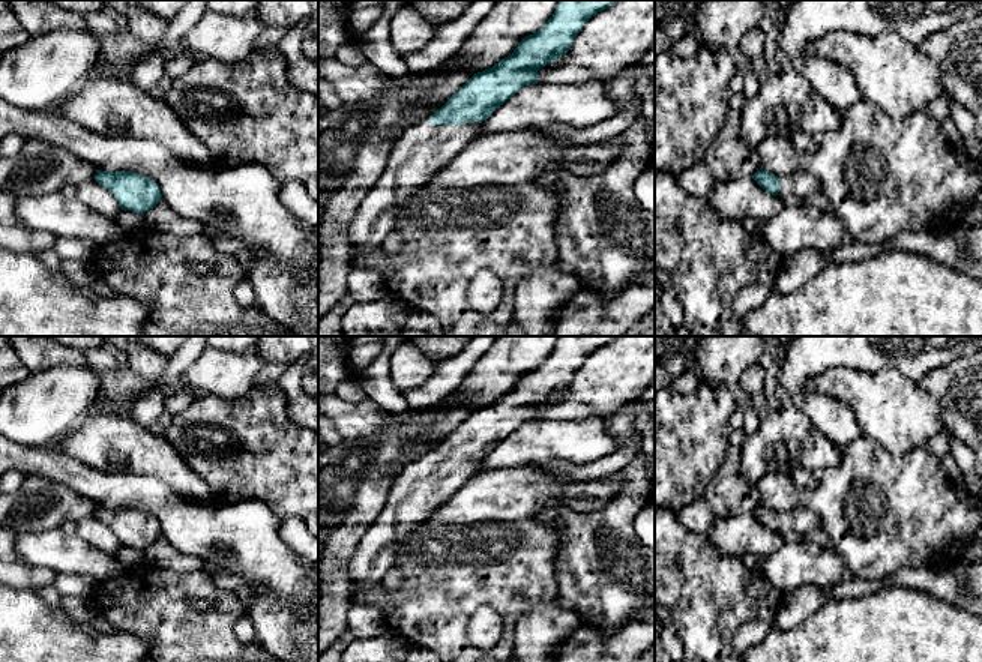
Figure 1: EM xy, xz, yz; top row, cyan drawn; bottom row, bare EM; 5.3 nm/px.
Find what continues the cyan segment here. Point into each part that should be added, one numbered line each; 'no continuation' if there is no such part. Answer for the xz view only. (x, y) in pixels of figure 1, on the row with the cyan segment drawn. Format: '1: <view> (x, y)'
1: xz (422, 149)

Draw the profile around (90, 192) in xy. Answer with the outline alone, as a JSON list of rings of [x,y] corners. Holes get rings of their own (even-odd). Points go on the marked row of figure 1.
[[[95,179],[77,185],[77,198],[87,207],[107,218],[117,218],[122,207],[116,197]]]

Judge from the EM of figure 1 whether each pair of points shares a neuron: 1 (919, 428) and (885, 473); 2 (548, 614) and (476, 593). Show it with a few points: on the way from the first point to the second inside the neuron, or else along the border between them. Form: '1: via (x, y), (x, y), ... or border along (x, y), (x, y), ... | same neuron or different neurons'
1: border along (870, 437), (892, 454), (904, 454), (921, 446) | different neurons
2: border along (556, 598), (535, 604), (518, 619), (514, 641) | different neurons

